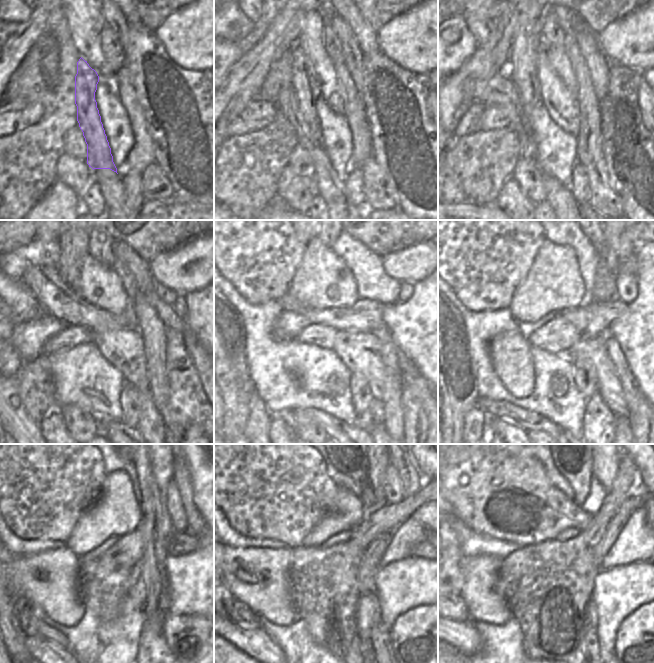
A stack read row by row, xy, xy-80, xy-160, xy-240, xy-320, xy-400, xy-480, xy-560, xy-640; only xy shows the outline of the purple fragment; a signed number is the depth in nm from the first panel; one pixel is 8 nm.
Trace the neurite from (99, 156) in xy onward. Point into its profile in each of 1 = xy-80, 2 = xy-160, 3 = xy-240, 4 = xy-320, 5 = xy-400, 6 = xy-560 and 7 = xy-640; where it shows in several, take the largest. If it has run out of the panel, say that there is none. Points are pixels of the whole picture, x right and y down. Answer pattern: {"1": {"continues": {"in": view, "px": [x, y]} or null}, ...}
{"1": {"continues": {"in": "xy-80", "px": [304, 82]}}, "2": {"continues": {"in": "xy-160", "px": [522, 68]}}, "3": {"continues": {"in": "xy-240", "px": [74, 243]}}, "4": {"continues": {"in": "xy-320", "px": [306, 240]}}, "5": {"continues": null}, "6": {"continues": null}, "7": {"continues": null}}

